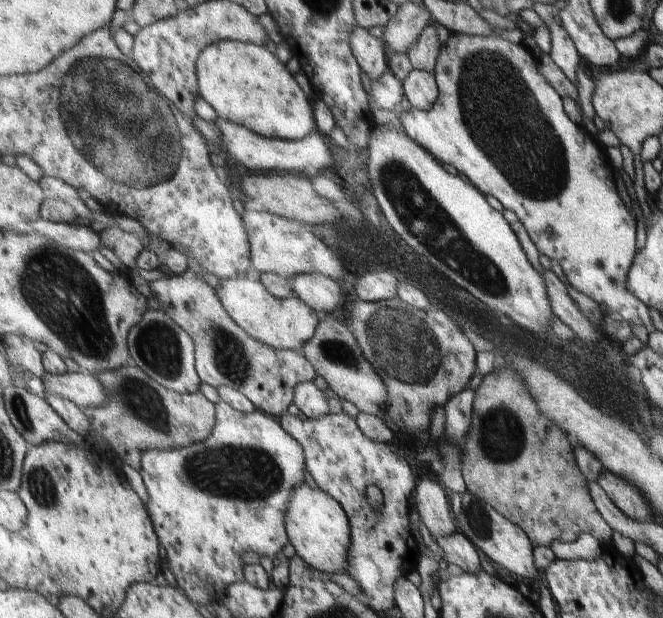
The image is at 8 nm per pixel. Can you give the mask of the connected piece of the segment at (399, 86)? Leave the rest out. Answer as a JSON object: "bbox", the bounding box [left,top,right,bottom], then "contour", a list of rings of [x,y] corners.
{"bbox":[366,72,406,112],"contour":[[[385,72],[381,78],[368,79],[366,77],[369,96],[379,109],[396,112],[401,105],[401,100],[406,97],[404,84],[397,80],[393,72]]]}

